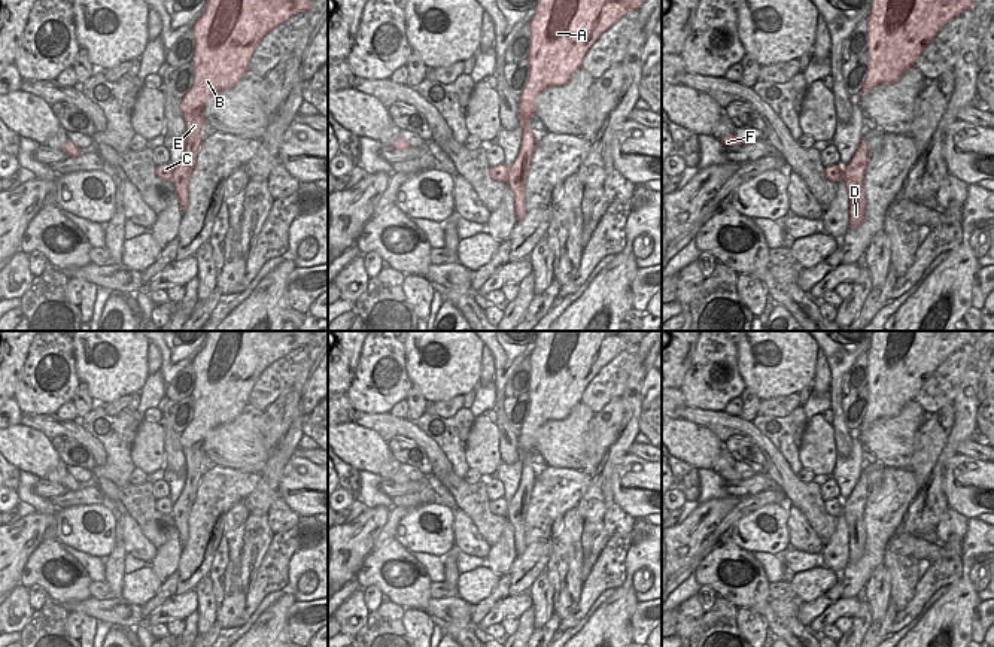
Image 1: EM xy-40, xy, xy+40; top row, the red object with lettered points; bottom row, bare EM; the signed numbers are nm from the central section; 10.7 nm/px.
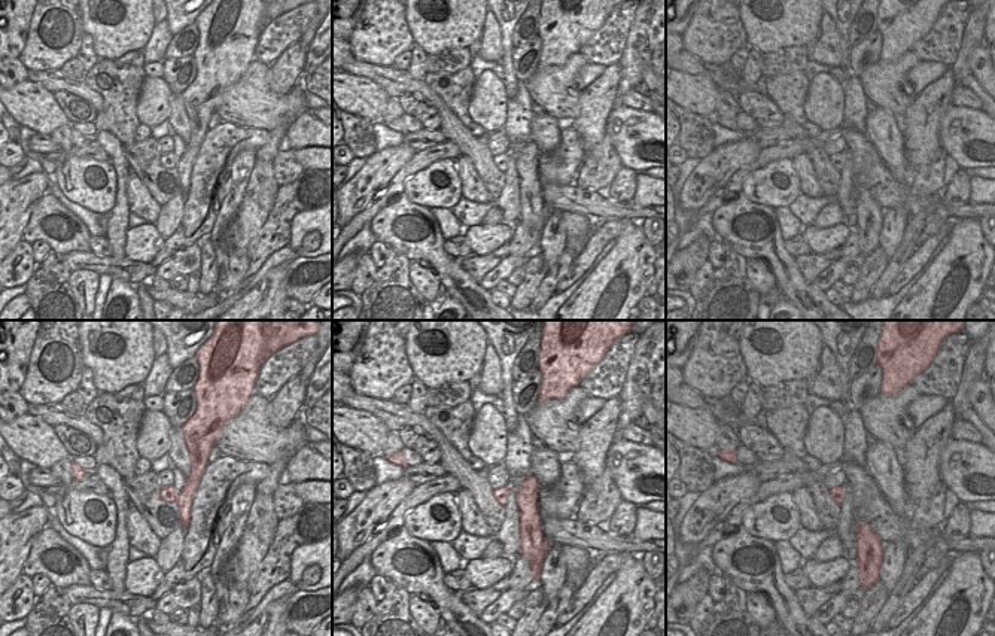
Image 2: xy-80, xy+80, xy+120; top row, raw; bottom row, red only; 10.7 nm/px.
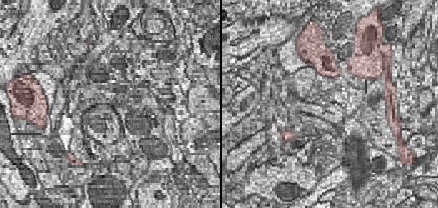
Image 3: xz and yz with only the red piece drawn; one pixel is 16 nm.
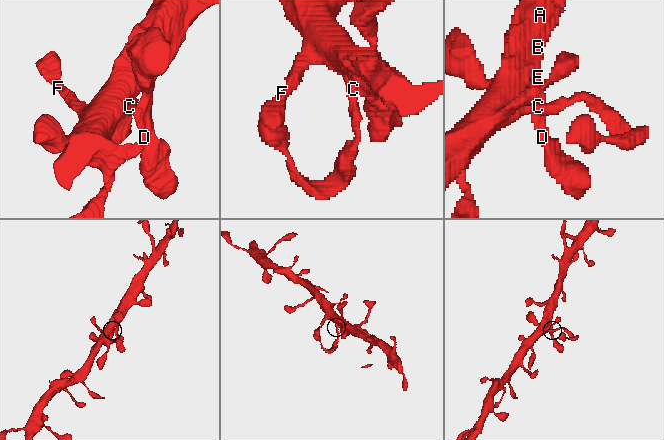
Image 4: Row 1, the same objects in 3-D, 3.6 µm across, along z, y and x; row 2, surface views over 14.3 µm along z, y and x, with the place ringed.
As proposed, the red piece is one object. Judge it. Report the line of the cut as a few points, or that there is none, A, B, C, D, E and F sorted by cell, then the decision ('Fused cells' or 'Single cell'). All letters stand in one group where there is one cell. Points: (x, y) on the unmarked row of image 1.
No split. Groups: A B C D E F. Single cell

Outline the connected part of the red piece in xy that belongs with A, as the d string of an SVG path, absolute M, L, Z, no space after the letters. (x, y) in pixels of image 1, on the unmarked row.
M539 331L529 356L529 414L519 431L522 479L511 501L489 502L493 514L505 516L513 525L516 555L526 550L525 519L536 480L529 455L535 450L538 429L548 420L566 419L595 376L642 338L641 331Z

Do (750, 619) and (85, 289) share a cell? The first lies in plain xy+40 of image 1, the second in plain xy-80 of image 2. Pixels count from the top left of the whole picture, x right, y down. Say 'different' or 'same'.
same

